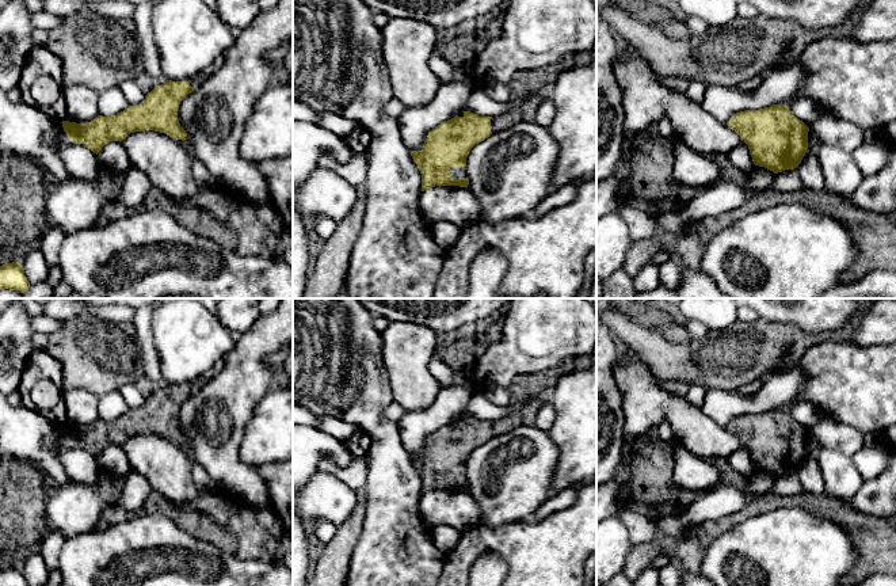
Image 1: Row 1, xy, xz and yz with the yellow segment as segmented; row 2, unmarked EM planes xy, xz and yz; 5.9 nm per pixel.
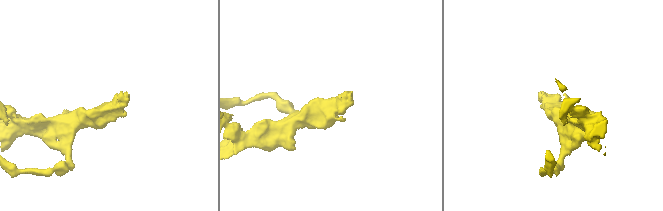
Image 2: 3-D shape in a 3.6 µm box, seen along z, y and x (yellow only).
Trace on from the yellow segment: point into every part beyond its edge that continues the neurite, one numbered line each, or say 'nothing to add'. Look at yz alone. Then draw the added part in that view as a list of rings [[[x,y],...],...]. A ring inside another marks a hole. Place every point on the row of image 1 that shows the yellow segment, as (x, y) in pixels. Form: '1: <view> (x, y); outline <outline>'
nothing to add

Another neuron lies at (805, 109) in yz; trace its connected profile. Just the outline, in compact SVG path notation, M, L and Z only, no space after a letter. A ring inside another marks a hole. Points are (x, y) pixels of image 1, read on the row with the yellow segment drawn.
M808 96L798 98L788 107L793 113L793 115L802 121L808 128L821 115L821 111L815 100Z

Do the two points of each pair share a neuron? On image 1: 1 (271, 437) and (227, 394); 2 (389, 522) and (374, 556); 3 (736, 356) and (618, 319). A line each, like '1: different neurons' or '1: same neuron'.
1: different neurons
2: same neuron
3: same neuron

